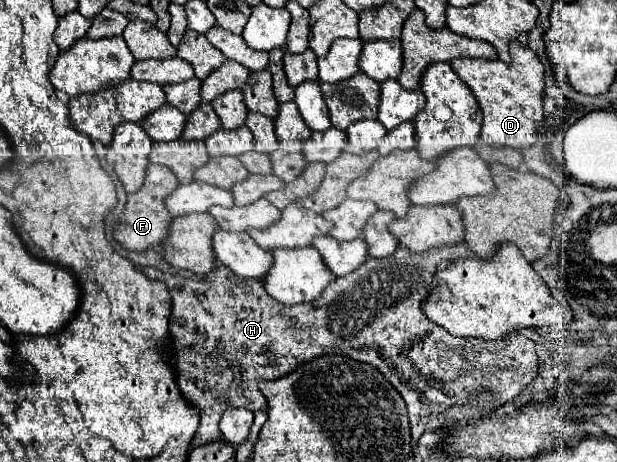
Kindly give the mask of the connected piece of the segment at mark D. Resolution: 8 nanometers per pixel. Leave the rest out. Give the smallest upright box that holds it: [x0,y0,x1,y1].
[451,41,545,149]

